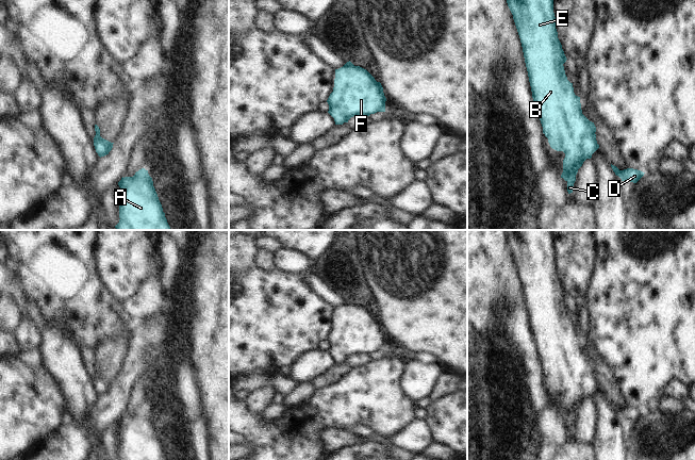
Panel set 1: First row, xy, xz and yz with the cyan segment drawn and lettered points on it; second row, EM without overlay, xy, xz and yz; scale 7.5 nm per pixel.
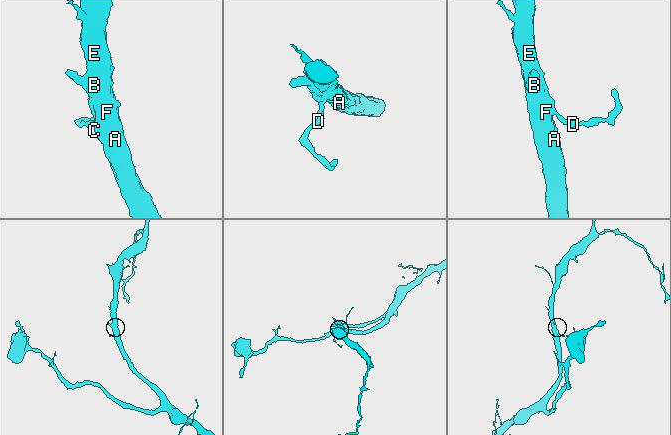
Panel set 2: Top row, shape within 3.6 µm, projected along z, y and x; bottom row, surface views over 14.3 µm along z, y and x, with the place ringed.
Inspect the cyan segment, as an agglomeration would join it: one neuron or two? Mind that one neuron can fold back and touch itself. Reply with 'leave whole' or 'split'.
leave whole

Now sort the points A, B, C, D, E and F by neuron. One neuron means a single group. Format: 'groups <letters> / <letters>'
groups A B C D E F

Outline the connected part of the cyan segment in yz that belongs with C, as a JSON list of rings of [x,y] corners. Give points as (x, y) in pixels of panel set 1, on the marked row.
[[[507,0],[507,3],[520,38],[532,98],[543,133],[552,149],[565,153],[561,178],[567,182],[567,192],[570,194],[578,169],[599,148],[596,127],[582,114],[580,97],[575,95],[573,83],[565,75],[563,64],[567,59],[558,38],[553,0]]]

